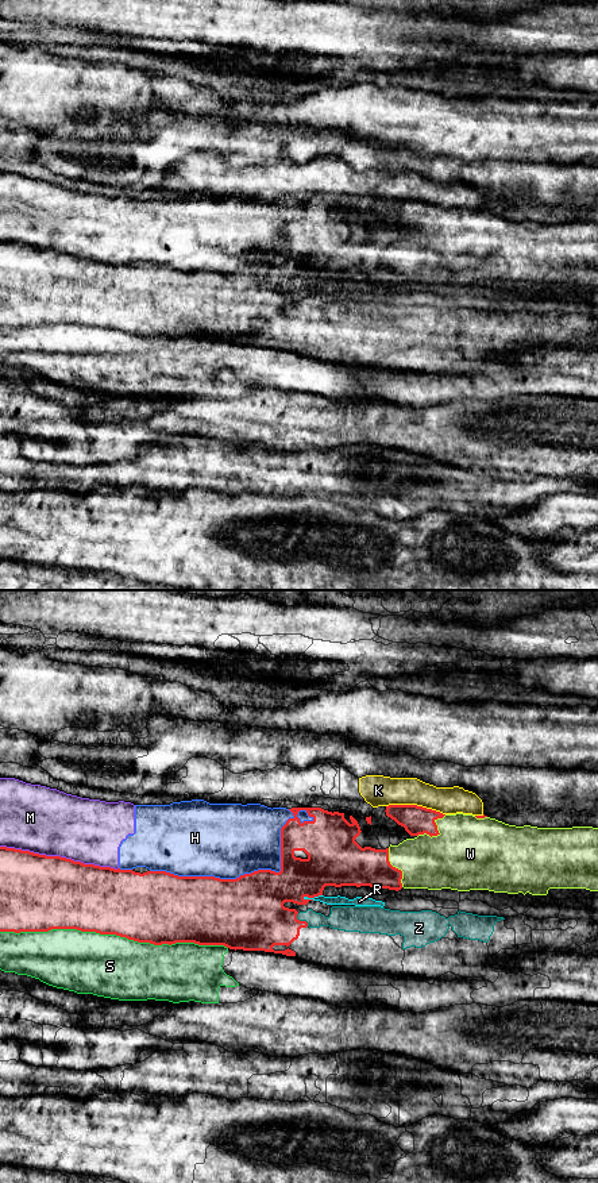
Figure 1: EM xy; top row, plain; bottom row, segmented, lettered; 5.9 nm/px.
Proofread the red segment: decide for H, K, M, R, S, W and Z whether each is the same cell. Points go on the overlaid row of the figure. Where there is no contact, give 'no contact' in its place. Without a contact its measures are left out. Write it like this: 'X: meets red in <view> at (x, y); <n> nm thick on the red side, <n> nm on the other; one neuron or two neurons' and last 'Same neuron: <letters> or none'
H: meets red in xy at (254, 871); 420 nm thick on the red side, 440 nm on the other; two neurons
K: meets red in xy at (416, 805); 170 nm thick on the red side, 190 nm on the other; two neurons
M: meets red in xy at (60, 856); 460 nm thick on the red side, 400 nm on the other; two neurons
R: meets red in xy at (312, 897); 300 nm thick on the red side, 50 nm on the other; two neurons
S: meets red in xy at (114, 933); 420 nm thick on the red side, 380 nm on the other; two neurons
W: meets red in xy at (438, 832); 170 nm thick on the red side, 440 nm on the other; two neurons
Z: meets red in xy at (301, 921); 340 nm thick on the red side, 140 nm on the other; one neuron
Same neuron: Z

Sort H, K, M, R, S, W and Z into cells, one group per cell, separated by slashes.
H M W / K / R / S / Z

